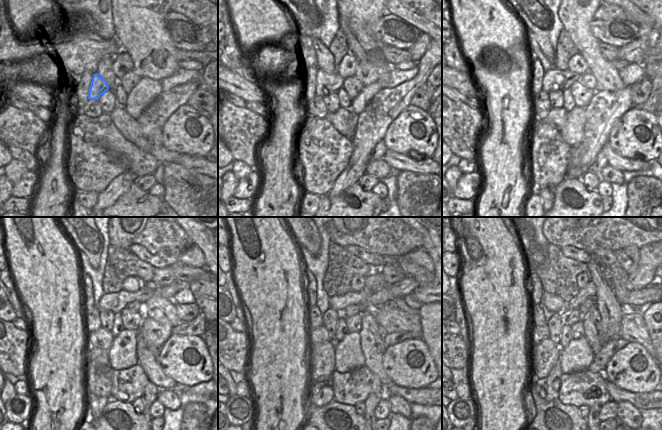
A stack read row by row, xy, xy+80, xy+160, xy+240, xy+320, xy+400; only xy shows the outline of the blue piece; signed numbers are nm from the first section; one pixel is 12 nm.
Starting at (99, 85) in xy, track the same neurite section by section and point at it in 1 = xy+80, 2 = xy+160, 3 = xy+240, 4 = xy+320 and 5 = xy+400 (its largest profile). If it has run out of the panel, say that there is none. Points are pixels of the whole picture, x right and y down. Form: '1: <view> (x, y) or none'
1: xy+80 (326, 84)
2: xy+160 (554, 80)
3: xy+240 (116, 302)
4: xy+320 (406, 286)
5: xy+400 (644, 276)

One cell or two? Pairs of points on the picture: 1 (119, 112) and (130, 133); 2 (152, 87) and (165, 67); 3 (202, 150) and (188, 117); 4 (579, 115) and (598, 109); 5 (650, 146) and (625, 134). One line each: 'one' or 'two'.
1: one
2: two
3: one
4: two
5: one

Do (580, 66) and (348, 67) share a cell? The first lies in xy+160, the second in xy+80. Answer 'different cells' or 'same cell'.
same cell

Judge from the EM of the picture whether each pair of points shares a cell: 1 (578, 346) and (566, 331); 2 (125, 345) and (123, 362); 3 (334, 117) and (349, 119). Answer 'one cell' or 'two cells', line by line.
1: two cells
2: one cell
3: one cell

